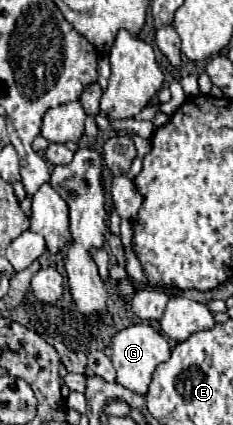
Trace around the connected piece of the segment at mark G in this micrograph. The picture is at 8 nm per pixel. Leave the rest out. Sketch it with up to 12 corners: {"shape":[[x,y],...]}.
{"shape":[[131,325],[113,337],[117,383],[149,391],[157,365],[171,355],[151,325]]}

